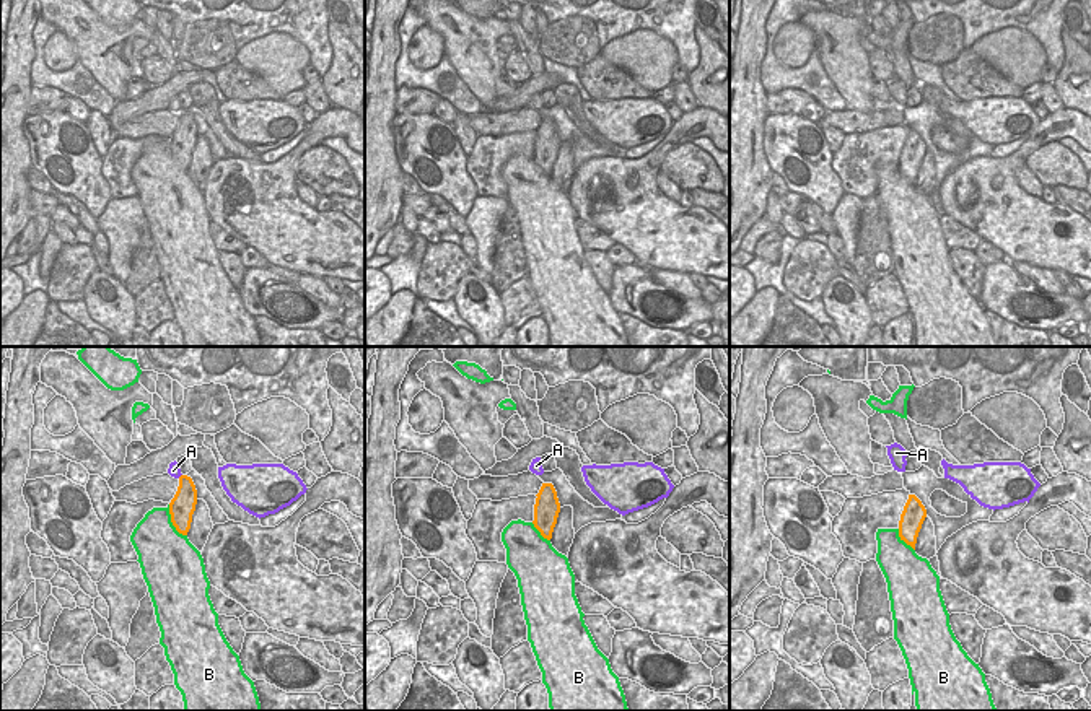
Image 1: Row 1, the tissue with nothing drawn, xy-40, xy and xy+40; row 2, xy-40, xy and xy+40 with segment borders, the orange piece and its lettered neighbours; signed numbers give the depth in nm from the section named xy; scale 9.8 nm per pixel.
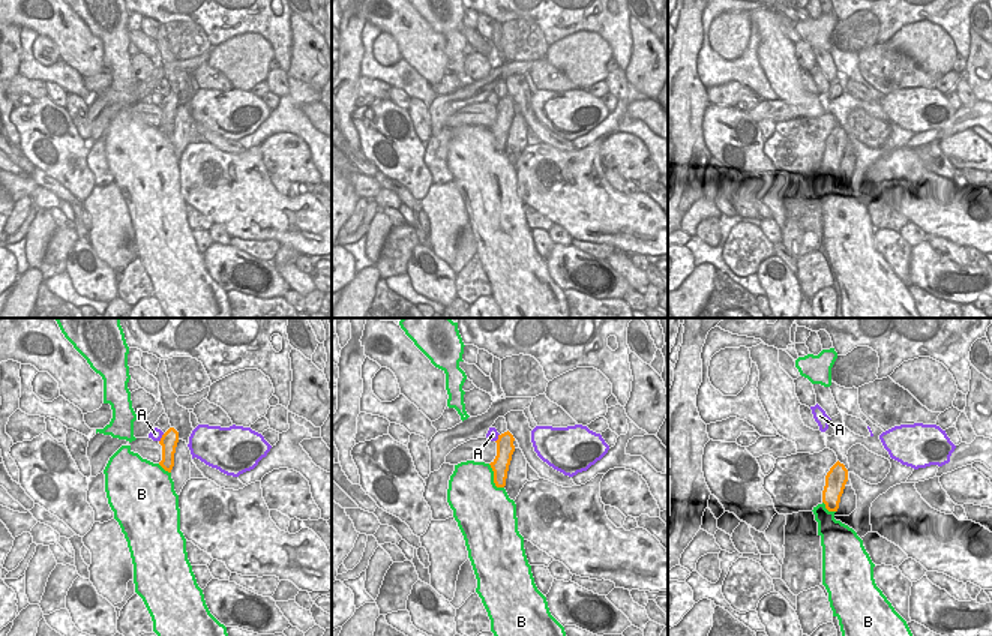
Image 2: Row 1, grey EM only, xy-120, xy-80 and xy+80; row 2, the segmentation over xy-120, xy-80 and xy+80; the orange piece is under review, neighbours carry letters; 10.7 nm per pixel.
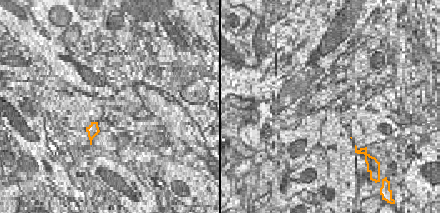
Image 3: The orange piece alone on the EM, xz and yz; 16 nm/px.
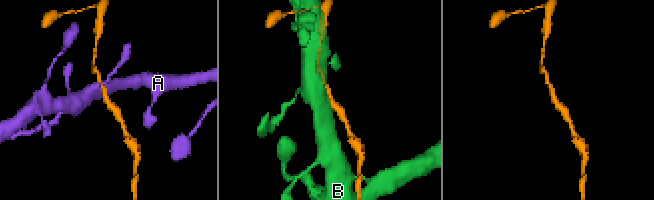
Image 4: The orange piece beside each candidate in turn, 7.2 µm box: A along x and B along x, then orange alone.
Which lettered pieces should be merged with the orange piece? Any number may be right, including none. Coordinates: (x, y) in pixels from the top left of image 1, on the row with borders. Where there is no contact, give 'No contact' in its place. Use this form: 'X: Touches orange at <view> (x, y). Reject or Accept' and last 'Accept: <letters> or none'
A: No contact. Reject
B: Touches orange at xy-40 (171, 521). Reject
Accept: none.

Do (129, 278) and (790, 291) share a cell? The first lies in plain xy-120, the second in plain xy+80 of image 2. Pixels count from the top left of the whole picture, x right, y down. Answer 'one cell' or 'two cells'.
two cells

